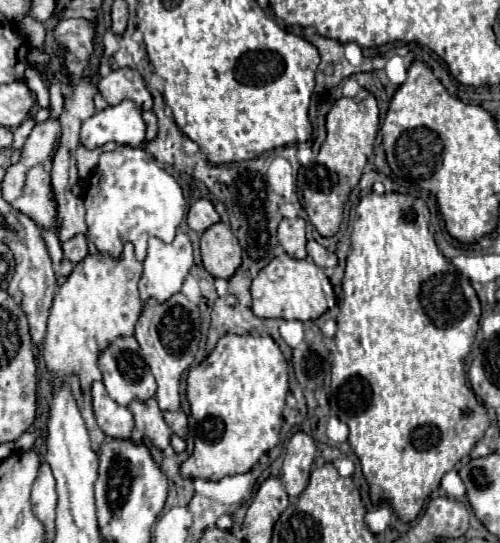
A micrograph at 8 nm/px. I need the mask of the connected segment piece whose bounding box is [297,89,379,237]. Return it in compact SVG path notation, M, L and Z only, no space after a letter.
M361 89L355 97L341 97L327 113L327 139L319 151L319 163L301 167L297 187L303 195L303 207L313 227L331 237L339 231L343 219L343 205L351 189L359 183L368 157L373 153L375 135L379 130L379 108L375 97Z

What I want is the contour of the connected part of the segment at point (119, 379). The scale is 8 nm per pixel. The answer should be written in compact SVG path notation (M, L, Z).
M117 337L115 341L111 341L111 345L107 349L103 349L99 353L99 369L103 373L103 383L109 391L109 395L119 403L119 405L127 405L133 399L145 401L149 397L155 395L155 377L151 373L151 369L147 369L147 361L139 349L139 343L135 341L135 337Z

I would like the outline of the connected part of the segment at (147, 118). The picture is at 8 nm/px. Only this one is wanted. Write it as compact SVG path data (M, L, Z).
M143 111L143 121L147 125L147 141L151 141L157 135L157 117L153 111Z

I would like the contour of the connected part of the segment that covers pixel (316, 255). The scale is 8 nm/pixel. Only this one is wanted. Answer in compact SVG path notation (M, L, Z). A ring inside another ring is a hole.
M309 237L309 241L307 241L307 253L313 259L313 263L319 265L319 267L335 267L337 265L337 255L327 251L313 237Z

